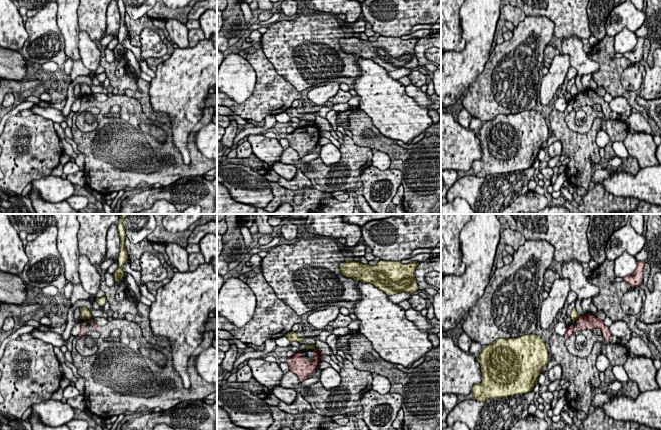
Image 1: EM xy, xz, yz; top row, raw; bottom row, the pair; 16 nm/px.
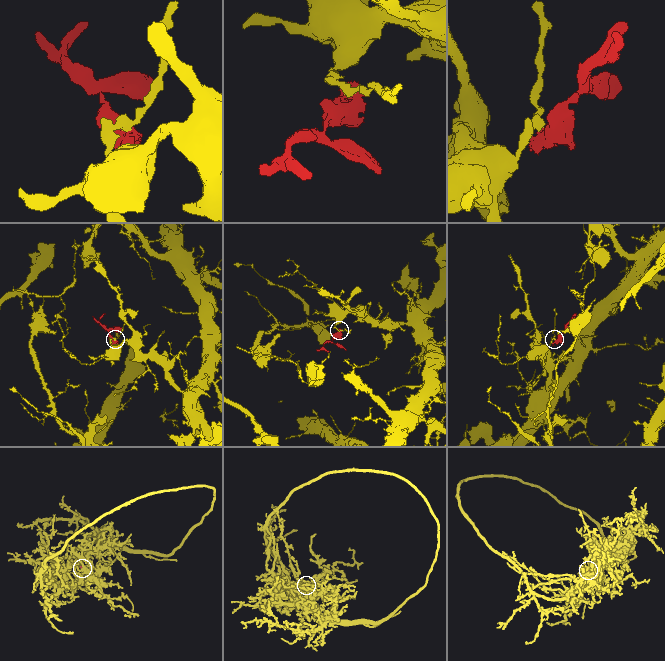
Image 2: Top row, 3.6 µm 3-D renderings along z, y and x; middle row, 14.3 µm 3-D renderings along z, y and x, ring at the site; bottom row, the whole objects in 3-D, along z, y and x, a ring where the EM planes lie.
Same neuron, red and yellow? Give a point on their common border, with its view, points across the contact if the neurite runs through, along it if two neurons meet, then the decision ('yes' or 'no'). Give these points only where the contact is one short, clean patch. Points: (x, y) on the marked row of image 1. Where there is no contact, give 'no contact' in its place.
meets red in yz at (576, 319); border along yz (578, 317), (572, 321); no

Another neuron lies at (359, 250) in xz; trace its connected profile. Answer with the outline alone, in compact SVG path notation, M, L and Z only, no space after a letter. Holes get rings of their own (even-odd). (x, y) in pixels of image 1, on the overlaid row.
M357 244L354 247L345 247L344 250L341 251L346 251L349 253L353 254L353 257L361 257L361 256L365 256L366 254L366 245L365 244Z

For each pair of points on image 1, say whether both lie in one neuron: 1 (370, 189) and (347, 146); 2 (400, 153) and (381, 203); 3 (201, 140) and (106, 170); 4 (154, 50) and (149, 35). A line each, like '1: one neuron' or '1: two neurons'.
1: two neurons
2: two neurons
3: two neurons
4: one neuron

